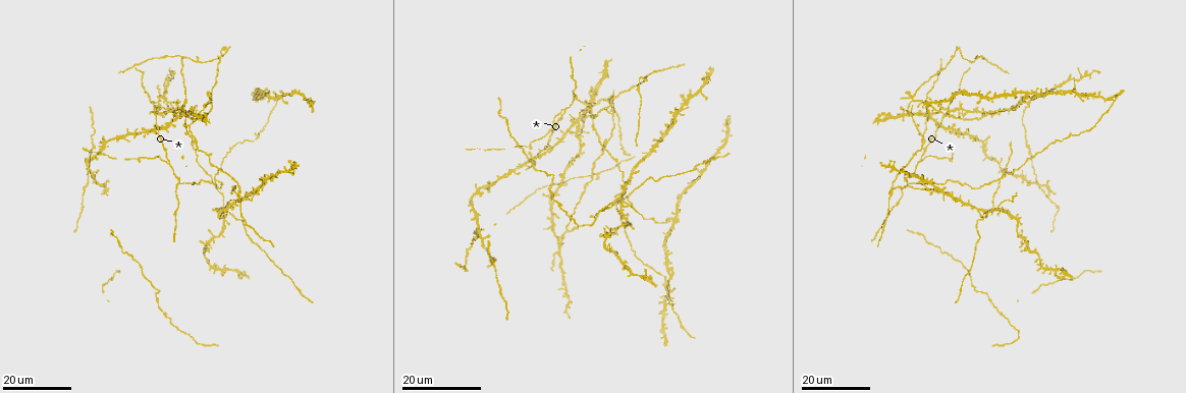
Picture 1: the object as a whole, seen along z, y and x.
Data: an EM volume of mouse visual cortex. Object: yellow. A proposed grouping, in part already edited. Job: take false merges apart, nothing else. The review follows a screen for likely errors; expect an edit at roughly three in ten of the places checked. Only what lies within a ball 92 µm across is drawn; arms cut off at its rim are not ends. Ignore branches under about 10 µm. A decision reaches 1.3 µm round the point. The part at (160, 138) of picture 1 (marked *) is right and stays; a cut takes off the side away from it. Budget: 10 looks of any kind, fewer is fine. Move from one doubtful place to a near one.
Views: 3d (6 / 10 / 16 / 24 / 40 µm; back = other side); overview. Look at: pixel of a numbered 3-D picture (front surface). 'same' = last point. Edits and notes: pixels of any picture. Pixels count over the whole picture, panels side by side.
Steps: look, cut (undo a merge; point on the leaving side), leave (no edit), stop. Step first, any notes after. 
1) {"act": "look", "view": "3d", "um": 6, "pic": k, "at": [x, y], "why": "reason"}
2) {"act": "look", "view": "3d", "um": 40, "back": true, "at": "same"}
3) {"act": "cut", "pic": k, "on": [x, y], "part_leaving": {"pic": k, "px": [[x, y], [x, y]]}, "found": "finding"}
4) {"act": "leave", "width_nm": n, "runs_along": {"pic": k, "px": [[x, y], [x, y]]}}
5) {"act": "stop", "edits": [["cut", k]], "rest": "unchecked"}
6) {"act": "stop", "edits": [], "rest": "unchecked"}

{"act": "look", "view": "3d", "um": 16, "pic": 1, "at": [170, 164], "why": "branch point"}

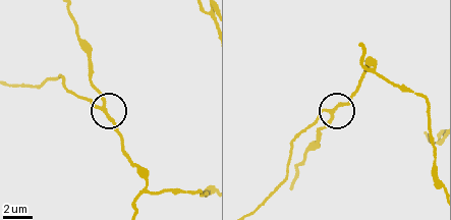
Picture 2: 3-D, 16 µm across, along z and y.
{"act": "look", "view": "3d", "um": 6, "pic": 2, "at": [329, 110]}

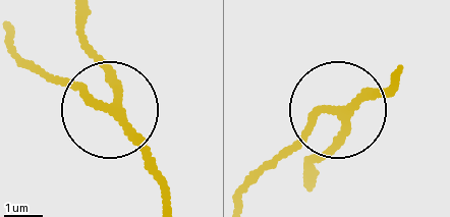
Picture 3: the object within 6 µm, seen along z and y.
{"act": "leave", "runs_along": {"pic": 3, "px": [[306, 179], [342, 130], [336, 114], [271, 166]]}, "found": "continuous, no second neuron"}

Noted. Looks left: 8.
{"act": "look", "view": "3d", "um": 24, "pic": 1, "at": [156, 128], "why": "three-way junction"}

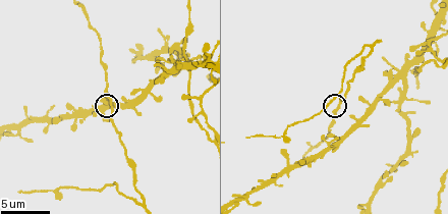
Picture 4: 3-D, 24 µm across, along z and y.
{"act": "look", "view": "3d", "um": 6, "pic": 4, "at": [109, 100]}

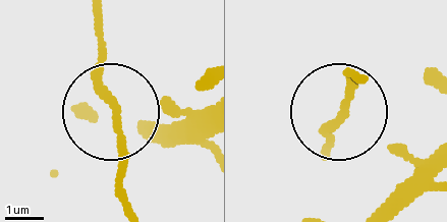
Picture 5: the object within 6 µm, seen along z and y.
{"act": "leave", "side_arm_um": 24, "runs_along": {"pic": 5, "px": [[128, 202], [122, 133], [103, 86], [103, 17]]}, "found": "continuous, no second neuron"}

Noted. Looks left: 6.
{"act": "look", "view": "3d", "um": 24, "pic": 1, "at": [995, 207], "why": "a fork"}

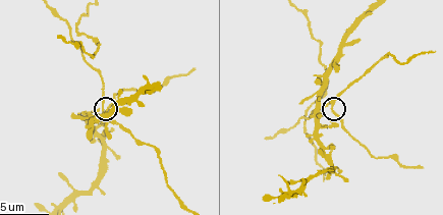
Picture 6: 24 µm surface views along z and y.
{"act": "look", "view": "3d", "um": 10, "pic": 6, "at": [334, 103]}

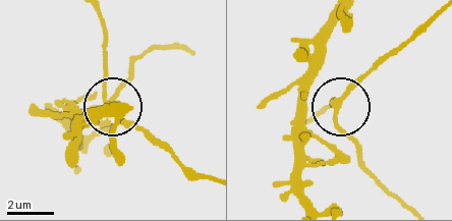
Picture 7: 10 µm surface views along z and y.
{"act": "look", "view": "3d", "um": 6, "pic": 7, "at": [335, 103], "why": "zoom in"}

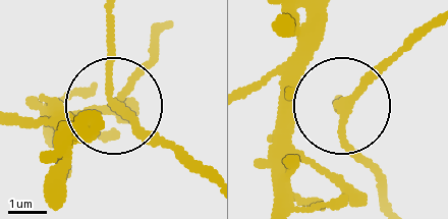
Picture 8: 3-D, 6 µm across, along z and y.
{"act": "leave", "runs_along": {"pic": 8, "px": [[111, 8], [111, 96], [185, 161]]}, "found": "one neuron here"}

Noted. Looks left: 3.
{"act": "look", "view": "3d", "um": 6, "pic": 4, "at": [284, 137], "why": "three arms meet"}

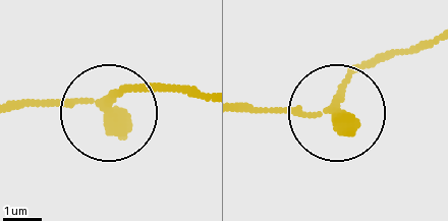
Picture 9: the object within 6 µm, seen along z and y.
{"act": "leave", "arms": 3, "found": "all the same neuron"}

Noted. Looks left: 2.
{"act": "look", "view": "3d", "um": 16, "pic": 1, "at": [889, 193], "why": "arms part here"}

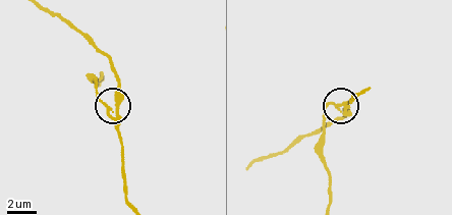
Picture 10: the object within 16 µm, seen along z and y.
{"act": "look", "view": "3d", "um": 10, "pic": 10, "at": [110, 109]}

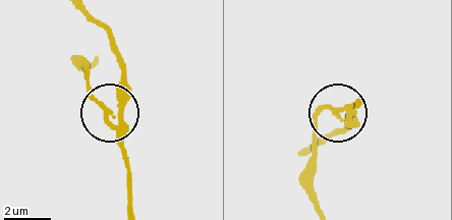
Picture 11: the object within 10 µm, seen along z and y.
{"act": "cut", "pic": 11, "on": [102, 105], "side_arm_um": 21, "part_leaving": {"pic": 11, "px": [[347, 106], [322, 113], [314, 127], [316, 209]]}, "found": "a second neuron is stuck on"}

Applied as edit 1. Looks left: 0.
{"act": "stop", "edits": [["cut", 11]], "rest": "unchecked"}

